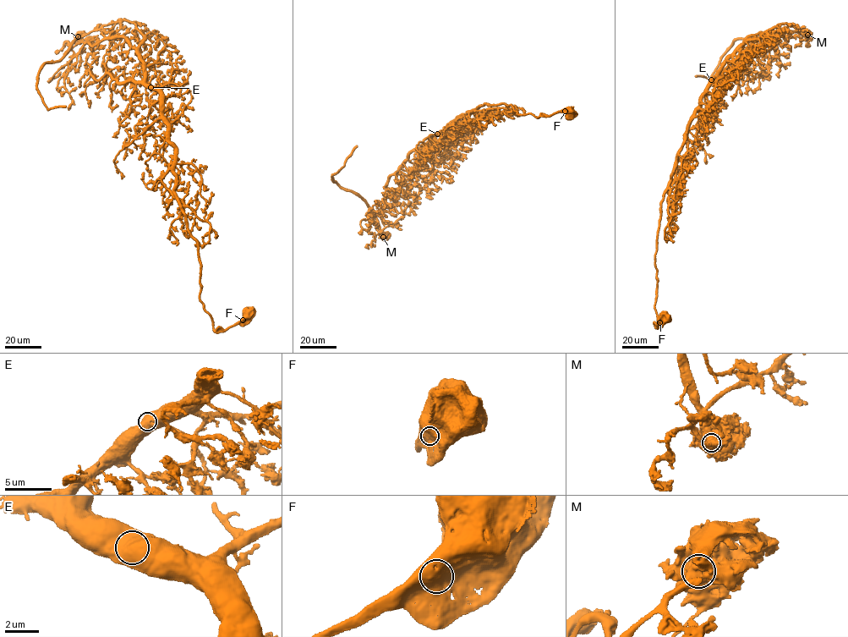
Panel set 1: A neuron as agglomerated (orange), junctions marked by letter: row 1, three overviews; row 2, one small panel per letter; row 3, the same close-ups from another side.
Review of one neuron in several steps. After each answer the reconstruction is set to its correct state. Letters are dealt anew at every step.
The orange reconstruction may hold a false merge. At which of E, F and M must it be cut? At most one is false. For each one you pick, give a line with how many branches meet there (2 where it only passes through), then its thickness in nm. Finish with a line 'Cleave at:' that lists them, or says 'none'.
M: 1 | 1500 nm
Cleave at: M

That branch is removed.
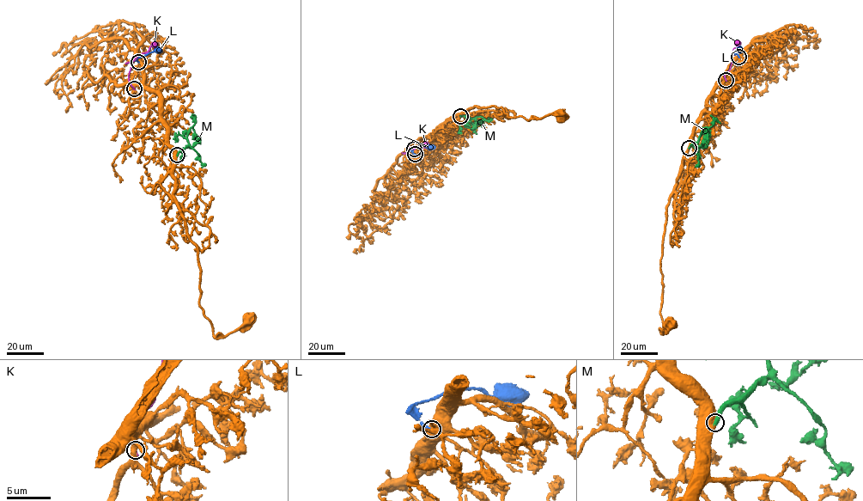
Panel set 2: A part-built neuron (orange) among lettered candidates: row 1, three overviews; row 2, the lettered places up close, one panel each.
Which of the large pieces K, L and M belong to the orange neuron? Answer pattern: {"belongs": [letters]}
{"belongs": ["M"]}

